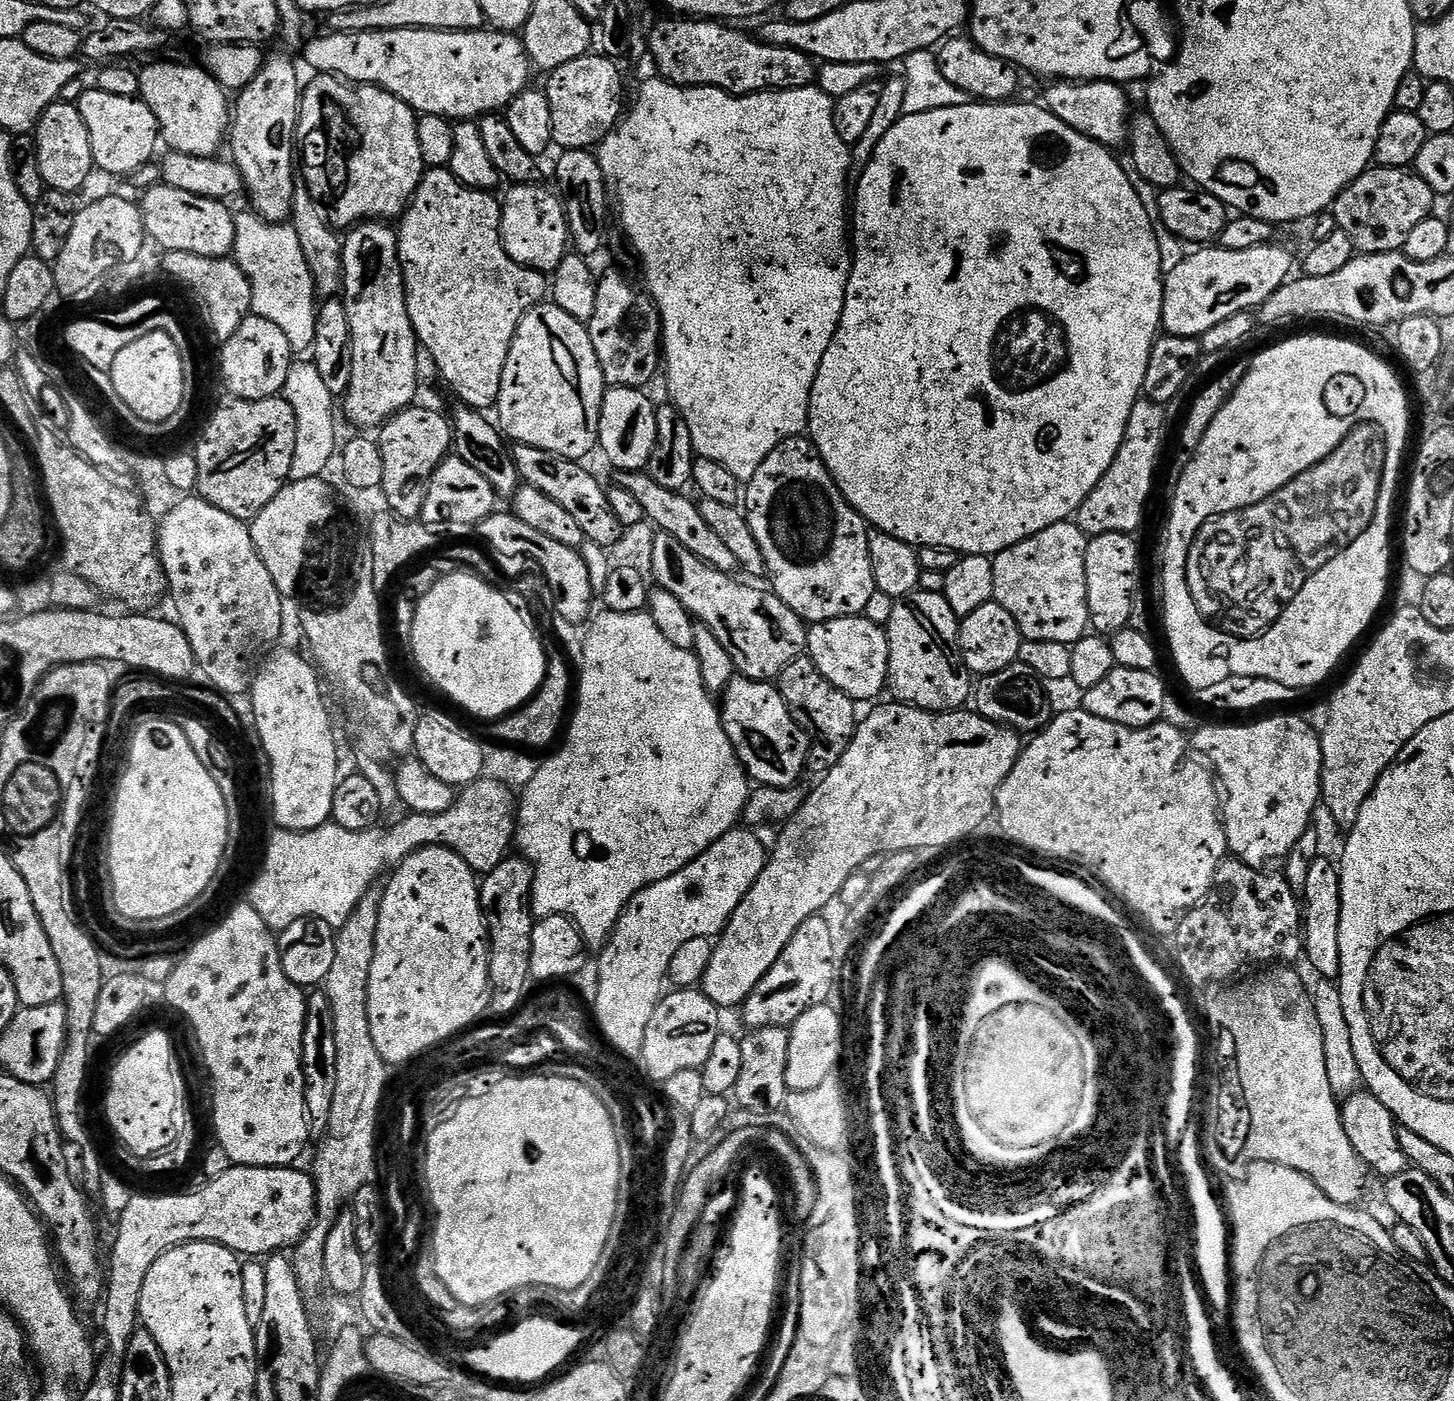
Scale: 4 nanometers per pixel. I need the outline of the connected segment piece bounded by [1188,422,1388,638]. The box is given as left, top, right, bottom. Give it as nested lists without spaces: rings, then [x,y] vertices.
[[[1371,422],[1360,424],[1325,460],[1298,474],[1270,498],[1205,522],[1188,555],[1188,585],[1200,612],[1231,636],[1256,638],[1267,632],[1308,579],[1368,529],[1376,517],[1387,453],[1383,429]]]

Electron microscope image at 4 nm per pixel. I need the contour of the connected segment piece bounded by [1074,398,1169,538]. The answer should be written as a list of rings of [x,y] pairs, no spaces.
[[[1150,399],[1137,400],[1130,412],[1130,422],[1126,434],[1110,470],[1090,490],[1086,502],[1076,511],[1074,522],[1091,538],[1115,532],[1139,533],[1144,524],[1144,515],[1148,512],[1148,499],[1152,496],[1152,487],[1156,484],[1156,467],[1160,464],[1160,455],[1164,452],[1164,443],[1168,440],[1168,411],[1163,404]]]

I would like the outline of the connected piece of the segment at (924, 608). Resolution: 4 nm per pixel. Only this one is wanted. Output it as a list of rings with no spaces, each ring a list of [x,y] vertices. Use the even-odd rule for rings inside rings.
[[[921,590],[897,599],[886,625],[890,646],[890,684],[901,701],[928,712],[960,710],[974,696],[974,674],[960,655],[960,620],[944,593]]]

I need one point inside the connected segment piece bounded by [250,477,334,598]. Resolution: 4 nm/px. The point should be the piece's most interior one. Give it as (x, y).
(278, 531)

